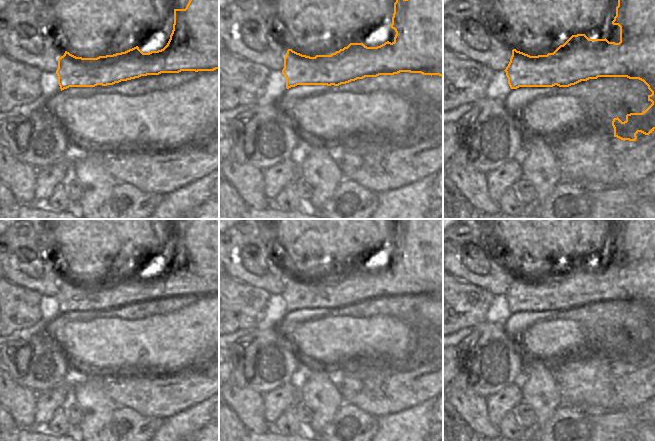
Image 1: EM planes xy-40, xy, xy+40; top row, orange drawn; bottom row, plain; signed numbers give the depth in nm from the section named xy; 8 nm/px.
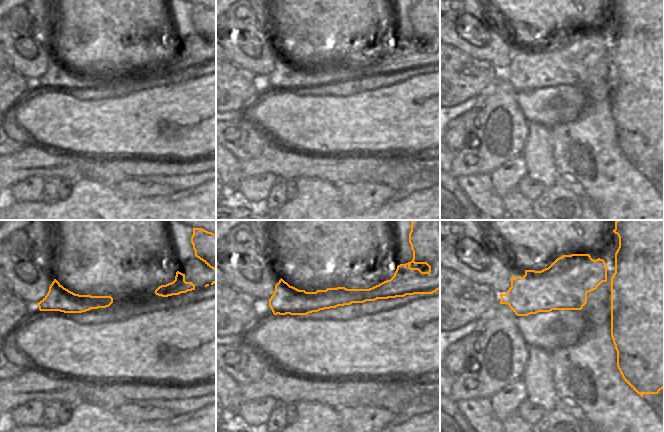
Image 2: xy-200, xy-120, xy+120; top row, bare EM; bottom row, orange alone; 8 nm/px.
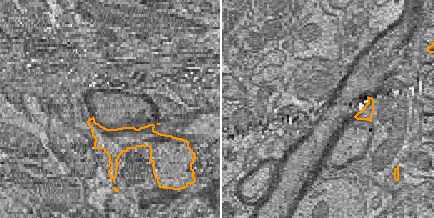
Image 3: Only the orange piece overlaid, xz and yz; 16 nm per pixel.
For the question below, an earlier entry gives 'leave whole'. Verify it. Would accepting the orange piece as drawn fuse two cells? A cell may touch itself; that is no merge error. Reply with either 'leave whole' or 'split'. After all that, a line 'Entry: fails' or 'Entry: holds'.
split
Entry: fails

